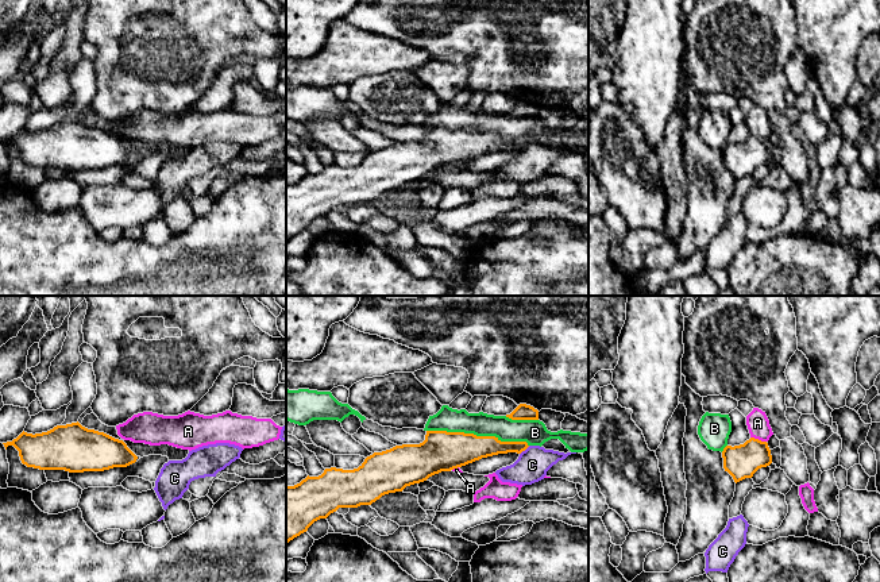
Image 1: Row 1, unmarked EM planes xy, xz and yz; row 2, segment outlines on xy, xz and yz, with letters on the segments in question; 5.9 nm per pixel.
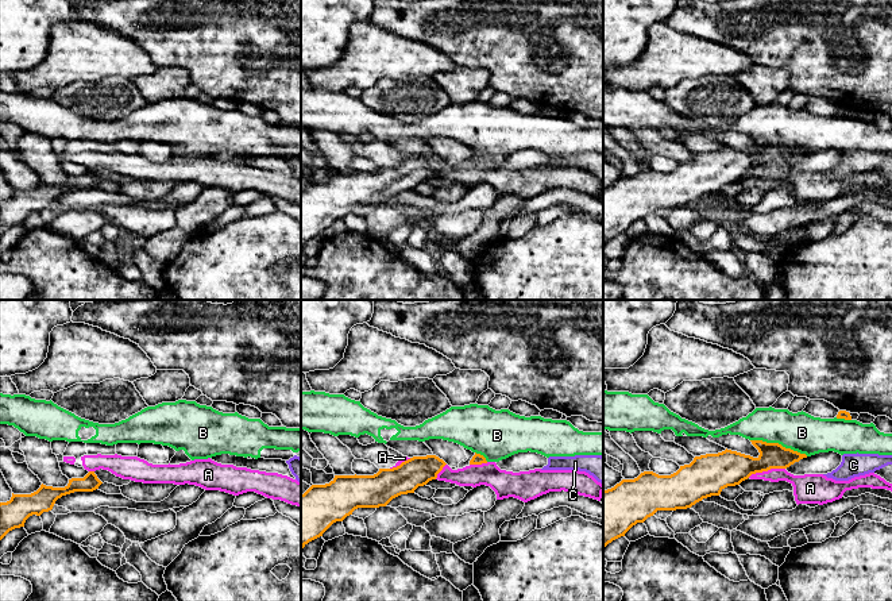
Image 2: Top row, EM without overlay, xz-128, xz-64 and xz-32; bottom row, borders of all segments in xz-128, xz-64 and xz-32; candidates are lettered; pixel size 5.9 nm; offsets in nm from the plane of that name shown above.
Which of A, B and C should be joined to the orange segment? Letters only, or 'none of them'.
none of them

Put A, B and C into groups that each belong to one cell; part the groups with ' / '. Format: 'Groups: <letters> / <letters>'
Groups: A / B / C

